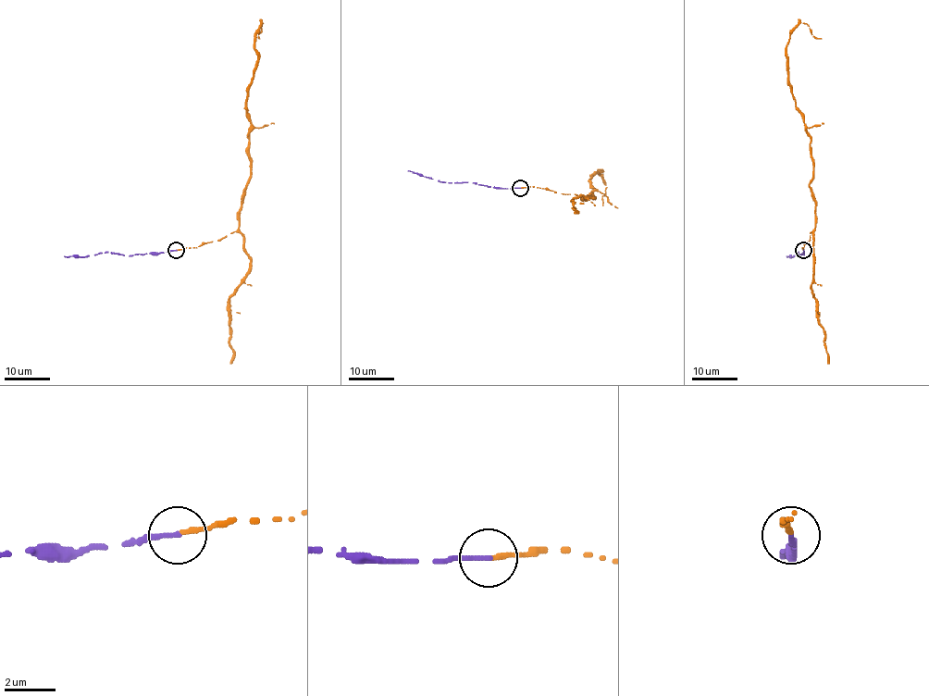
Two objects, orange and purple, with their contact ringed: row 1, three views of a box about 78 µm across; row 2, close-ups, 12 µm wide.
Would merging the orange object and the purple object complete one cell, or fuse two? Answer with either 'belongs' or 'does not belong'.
belongs

